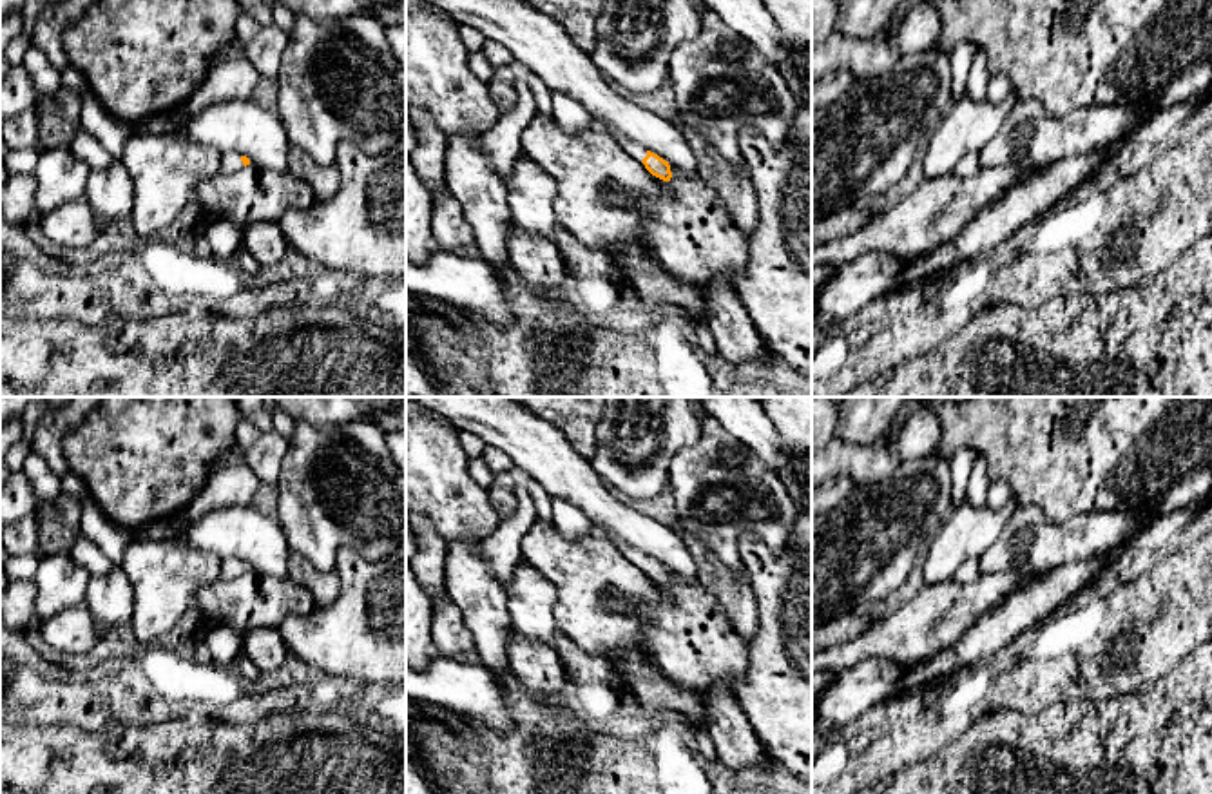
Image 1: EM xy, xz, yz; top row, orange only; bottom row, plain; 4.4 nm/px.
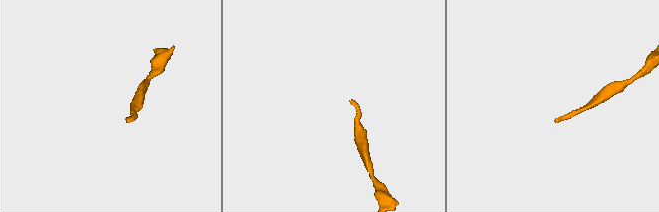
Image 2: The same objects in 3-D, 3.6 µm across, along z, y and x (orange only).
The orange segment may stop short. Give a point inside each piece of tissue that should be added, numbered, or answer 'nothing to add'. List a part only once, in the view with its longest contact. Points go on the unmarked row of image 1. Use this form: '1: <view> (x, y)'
1: xz (636, 557)

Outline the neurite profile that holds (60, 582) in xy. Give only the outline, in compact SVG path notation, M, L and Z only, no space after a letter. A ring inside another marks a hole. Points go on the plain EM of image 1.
M45 549L34 575L36 618L49 620L63 609L83 604L91 575L69 553Z

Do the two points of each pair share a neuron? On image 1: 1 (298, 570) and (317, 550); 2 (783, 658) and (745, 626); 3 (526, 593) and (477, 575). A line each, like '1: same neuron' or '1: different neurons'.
1: different neurons
2: different neurons
3: different neurons

